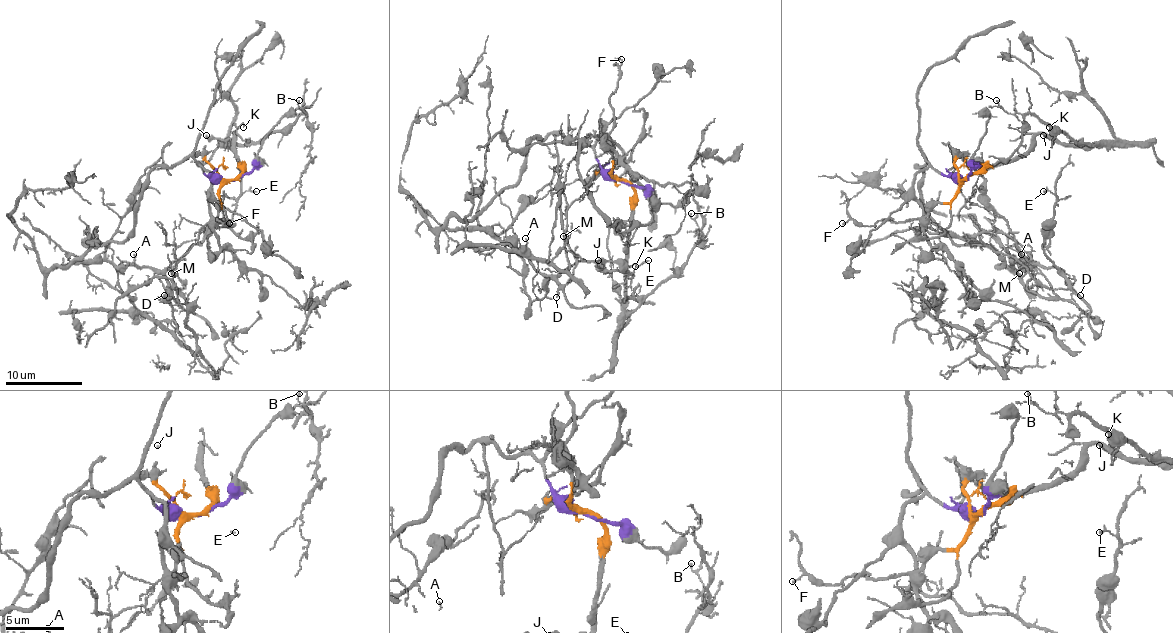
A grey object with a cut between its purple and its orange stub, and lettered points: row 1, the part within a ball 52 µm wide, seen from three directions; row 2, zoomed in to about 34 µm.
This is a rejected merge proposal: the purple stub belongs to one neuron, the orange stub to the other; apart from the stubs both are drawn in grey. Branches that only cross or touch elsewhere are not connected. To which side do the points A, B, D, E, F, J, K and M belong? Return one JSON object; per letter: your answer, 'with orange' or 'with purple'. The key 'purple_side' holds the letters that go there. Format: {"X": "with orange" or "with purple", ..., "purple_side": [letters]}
{"A": "with purple", "B": "with orange", "D": "with purple", "E": "with purple", "F": "with orange", "J": "with orange", "K": "with orange", "M": "with purple", "purple_side": ["A", "D", "E", "M"]}

